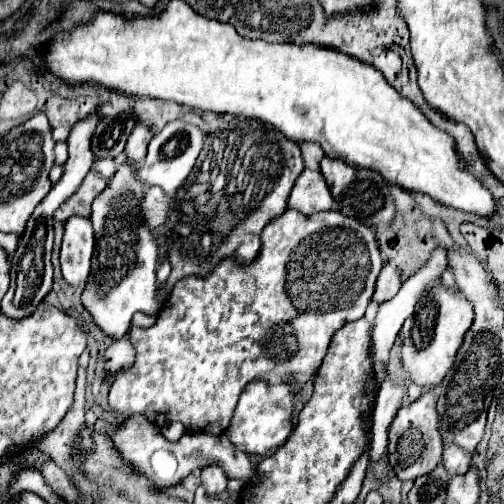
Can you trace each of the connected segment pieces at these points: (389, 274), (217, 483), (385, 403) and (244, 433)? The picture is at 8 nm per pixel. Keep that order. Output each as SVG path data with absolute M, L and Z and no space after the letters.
M384 263L380 275L378 275L378 281L376 281L376 291L374 291L374 301L376 303L384 303L388 299L392 299L398 289L402 287L402 277L400 277L400 271L390 265L390 263Z
M208 465L208 467L202 469L200 477L202 477L202 487L206 489L206 493L210 497L218 497L218 495L222 495L226 491L228 477L226 477L226 473L220 467Z
M392 375L380 383L376 407L372 413L372 443L370 443L370 461L376 463L384 457L388 445L388 427L402 407L402 397L406 395L406 385L396 381Z
M252 381L246 385L244 393L240 395L238 407L234 411L234 417L230 421L230 427L226 429L228 439L244 453L248 455L268 455L280 445L286 443L288 435L294 429L292 423L292 411L294 411L294 385L282 383L282 385L270 385L266 381Z

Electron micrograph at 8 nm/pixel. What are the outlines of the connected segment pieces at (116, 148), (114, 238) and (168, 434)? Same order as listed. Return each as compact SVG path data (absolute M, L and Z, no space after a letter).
M120 113L118 117L104 117L98 121L92 135L92 153L98 159L118 157L124 147L130 131L134 129L136 119L132 113Z
M128 163L118 165L104 195L92 205L92 225L96 229L96 253L92 271L82 293L82 305L92 315L94 323L112 339L122 339L130 331L130 321L136 311L158 314L162 303L156 299L156 263L158 245L152 231L140 221L140 199L144 185L136 179Z
M168 423L162 427L162 433L166 439L170 441L178 441L182 435L184 435L184 427L180 423Z

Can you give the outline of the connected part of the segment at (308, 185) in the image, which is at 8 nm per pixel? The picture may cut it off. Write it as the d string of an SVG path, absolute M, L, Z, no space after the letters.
M306 169L298 179L290 193L288 205L304 215L312 215L318 211L328 211L332 207L334 199L330 195L330 187L324 183L324 177L320 171Z

